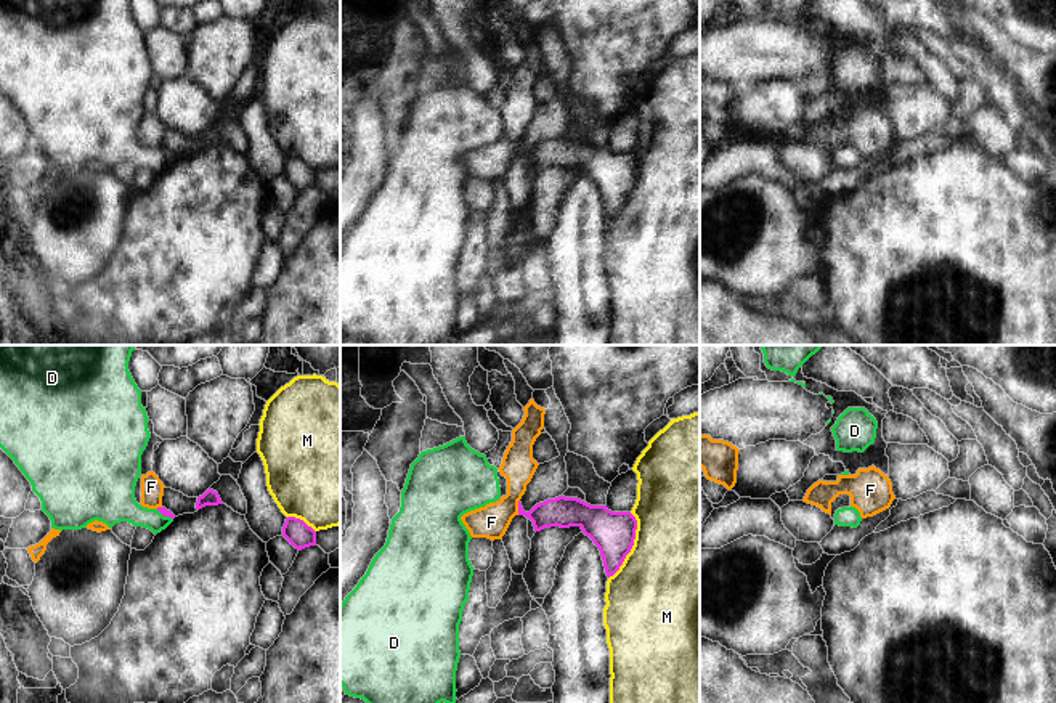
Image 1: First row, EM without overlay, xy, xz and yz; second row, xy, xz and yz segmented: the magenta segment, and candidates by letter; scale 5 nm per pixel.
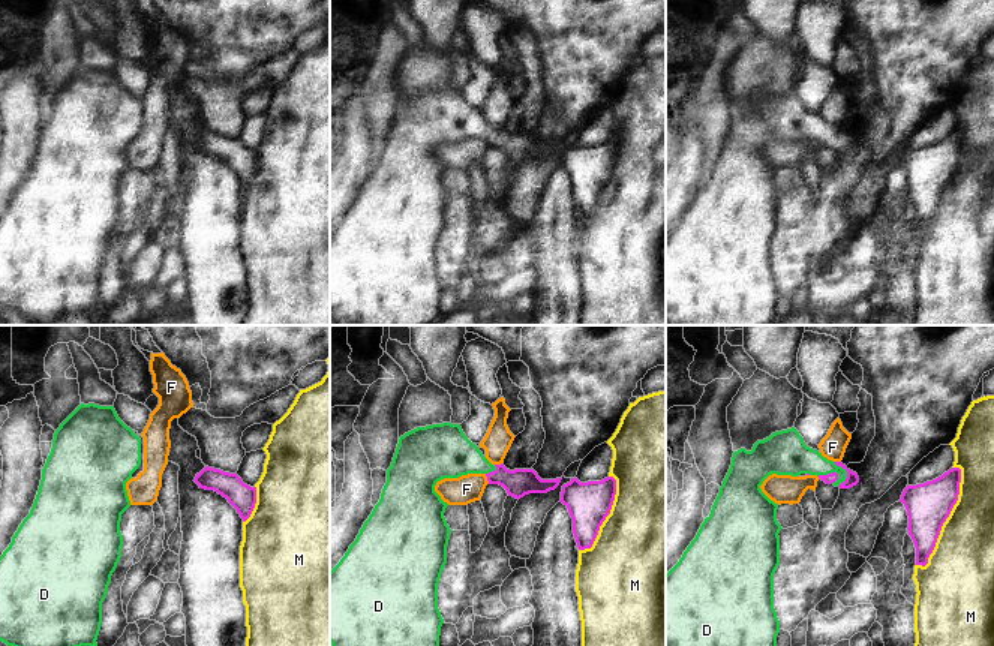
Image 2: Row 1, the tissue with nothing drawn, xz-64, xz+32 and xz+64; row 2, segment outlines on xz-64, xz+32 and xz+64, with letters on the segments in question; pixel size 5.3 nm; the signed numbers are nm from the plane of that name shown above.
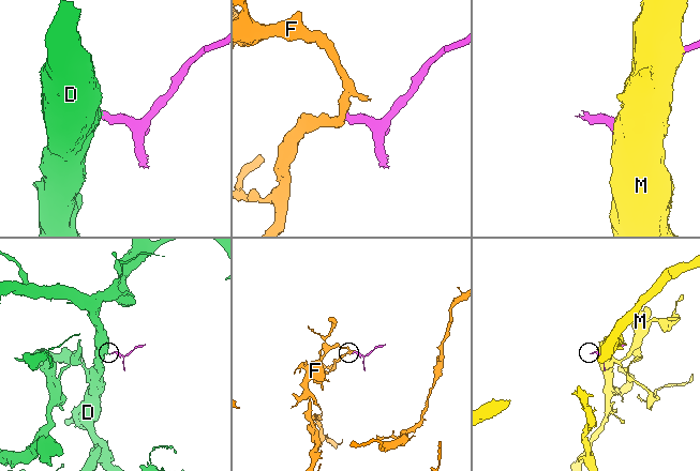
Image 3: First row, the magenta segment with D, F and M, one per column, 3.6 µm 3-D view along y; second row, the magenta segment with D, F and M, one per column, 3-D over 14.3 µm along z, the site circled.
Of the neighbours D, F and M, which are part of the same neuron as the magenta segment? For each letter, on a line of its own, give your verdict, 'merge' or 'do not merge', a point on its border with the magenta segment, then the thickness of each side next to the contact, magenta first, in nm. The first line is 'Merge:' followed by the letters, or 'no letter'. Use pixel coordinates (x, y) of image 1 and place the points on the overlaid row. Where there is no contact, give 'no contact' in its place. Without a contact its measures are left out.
Merge: D
D: merge; contact xy (164, 516); calibres 40 and 200 nm
F: do not merge; contact xz (519, 507); calibres 150 and 170 nm
M: do not merge; contact xz (633, 544); calibres 220 and 500 nm

